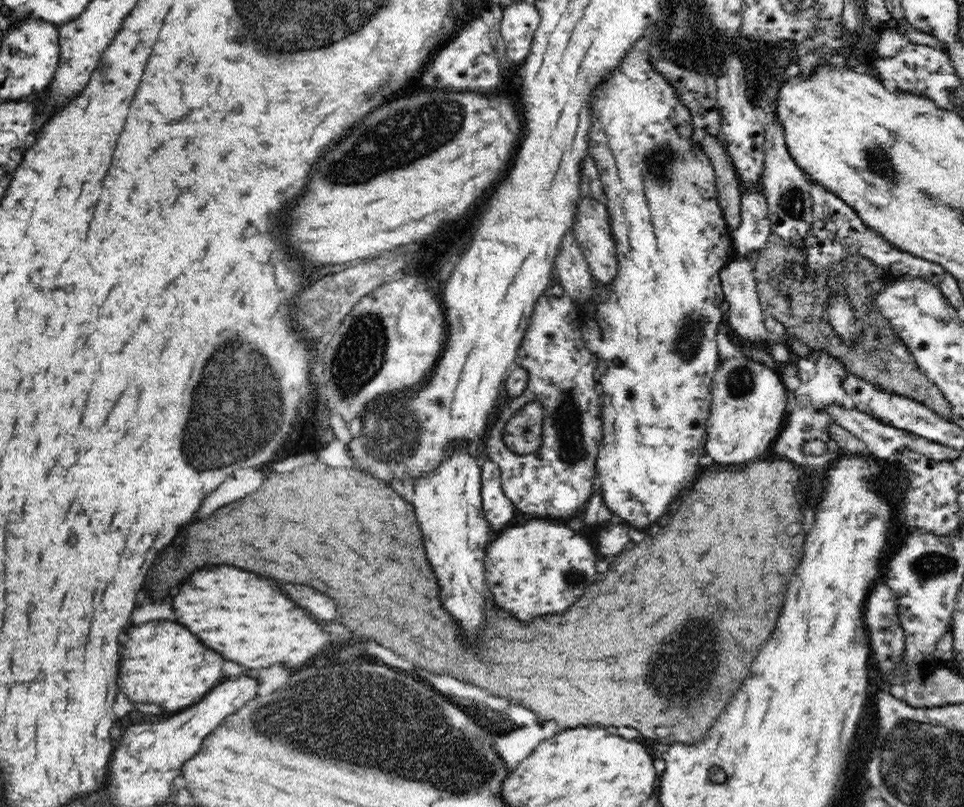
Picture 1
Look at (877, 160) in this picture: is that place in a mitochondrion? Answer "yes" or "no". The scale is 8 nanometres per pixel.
yes

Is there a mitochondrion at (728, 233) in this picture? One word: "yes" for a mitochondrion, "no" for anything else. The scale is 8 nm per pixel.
no

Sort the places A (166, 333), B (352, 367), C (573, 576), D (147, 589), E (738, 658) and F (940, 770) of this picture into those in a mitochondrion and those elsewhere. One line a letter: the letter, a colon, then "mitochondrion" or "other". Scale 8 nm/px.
A: other
B: mitochondrion
C: mitochondrion
D: other
E: other
F: mitochondrion

